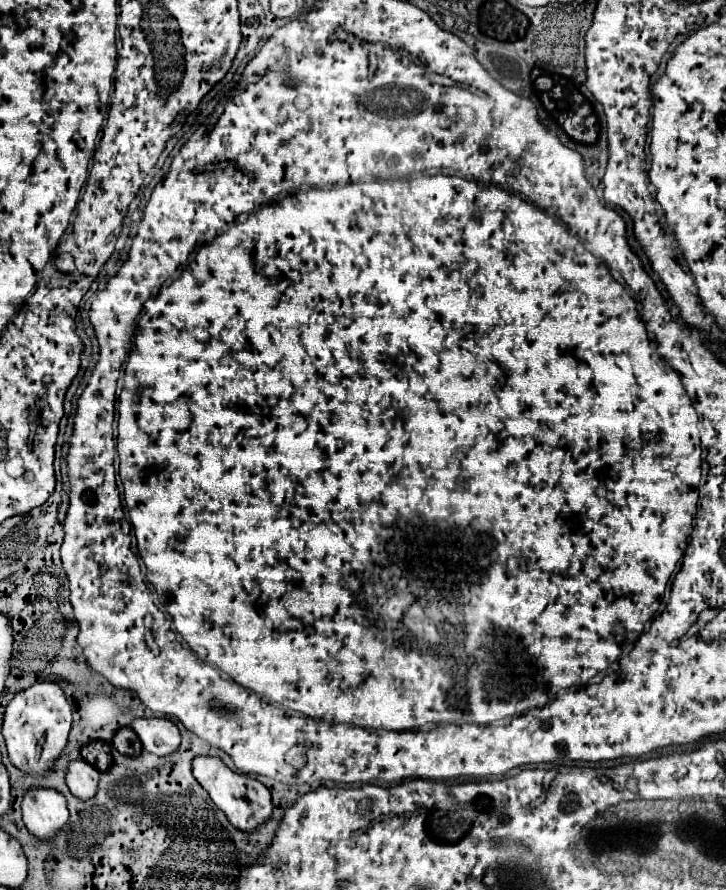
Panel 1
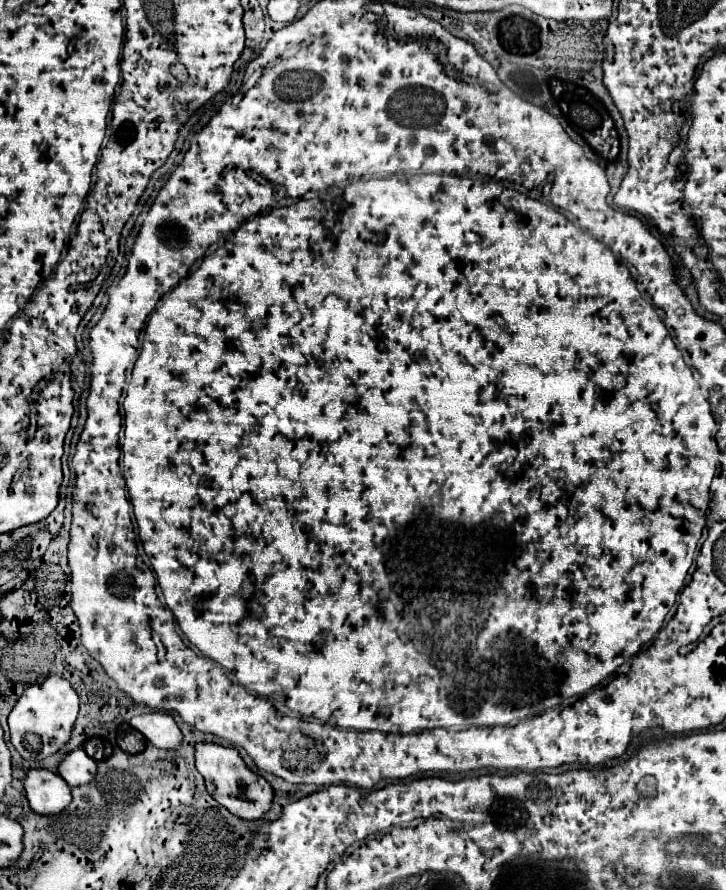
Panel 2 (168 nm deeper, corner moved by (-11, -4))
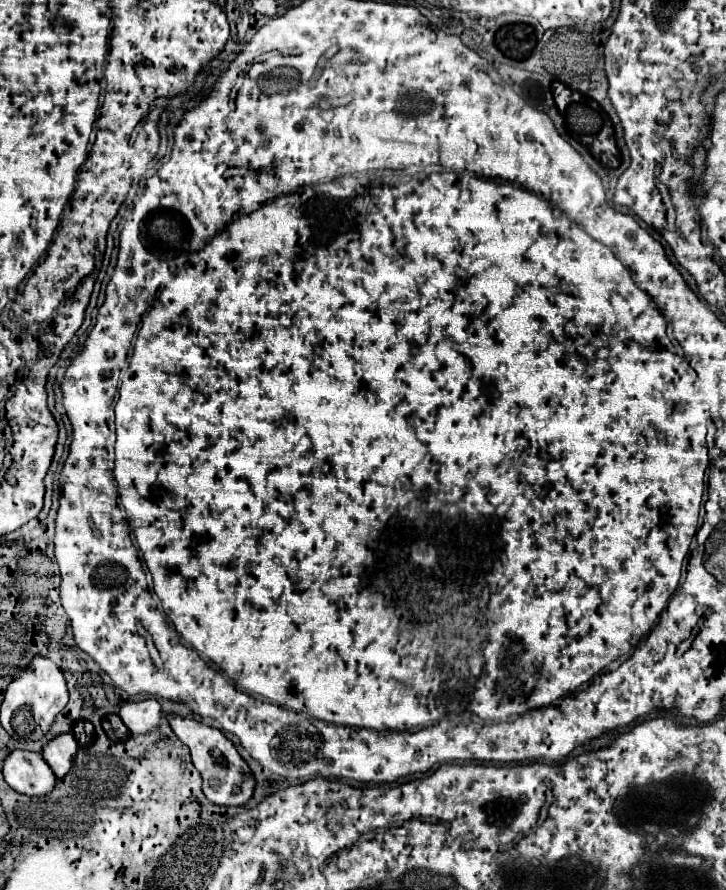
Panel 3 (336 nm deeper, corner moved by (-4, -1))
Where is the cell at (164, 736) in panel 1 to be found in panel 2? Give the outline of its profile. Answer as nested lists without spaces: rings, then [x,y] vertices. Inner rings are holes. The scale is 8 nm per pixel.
[[[148,713],[132,717],[130,725],[160,749],[176,749],[182,743],[182,731],[168,713]]]

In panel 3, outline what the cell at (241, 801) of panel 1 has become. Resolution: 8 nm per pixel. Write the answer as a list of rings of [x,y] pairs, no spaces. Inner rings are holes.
[[[167,716],[171,730],[175,732],[175,736],[191,750],[191,758],[193,758],[193,766],[199,770],[201,778],[203,778],[203,792],[205,796],[221,806],[243,806],[249,802],[249,798],[253,796],[253,788],[255,788],[255,780],[253,774],[247,766],[247,762],[239,756],[239,752],[235,750],[233,742],[229,738],[223,736],[221,730],[191,720],[191,718],[181,718],[181,716]]]

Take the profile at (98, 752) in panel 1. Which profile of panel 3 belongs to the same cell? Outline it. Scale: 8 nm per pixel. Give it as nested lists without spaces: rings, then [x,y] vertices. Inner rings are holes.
[[[79,720],[73,726],[73,736],[79,742],[79,746],[87,746],[93,742],[93,724],[87,720]]]

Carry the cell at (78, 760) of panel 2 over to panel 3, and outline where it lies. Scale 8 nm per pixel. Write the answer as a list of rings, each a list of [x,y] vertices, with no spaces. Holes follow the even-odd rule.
[[[59,734],[55,736],[53,740],[49,740],[45,746],[43,746],[43,758],[45,762],[51,766],[53,774],[57,778],[63,778],[71,764],[73,764],[73,756],[77,752],[77,742],[73,738],[73,734]]]

